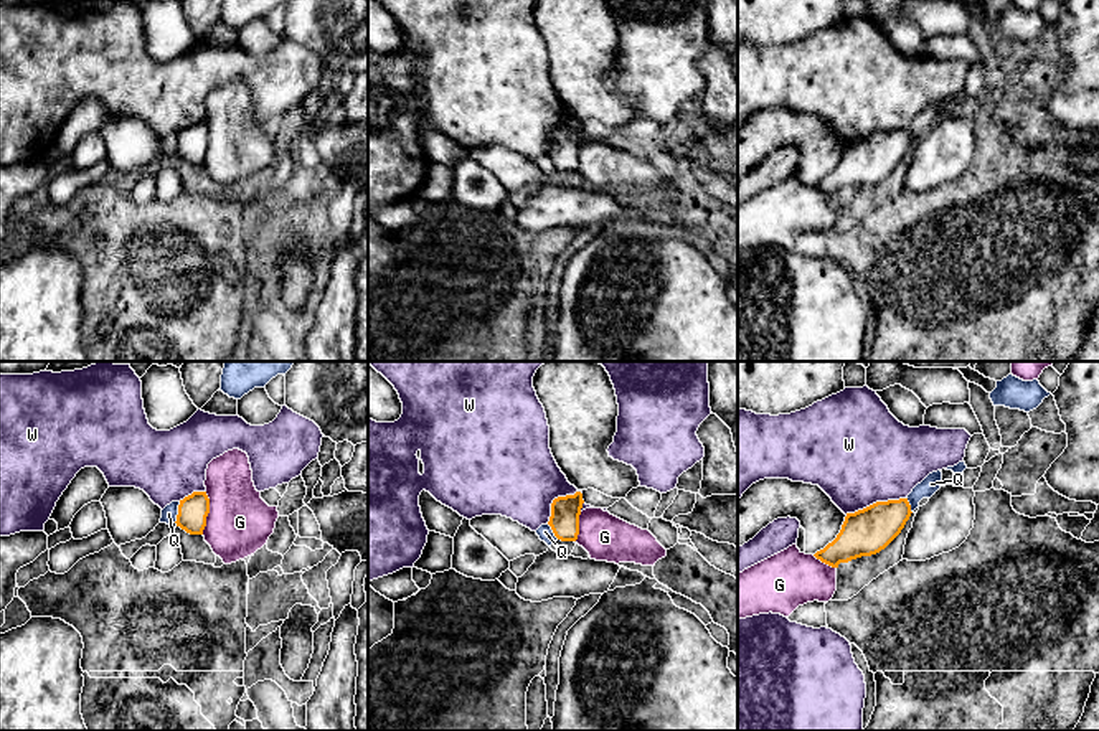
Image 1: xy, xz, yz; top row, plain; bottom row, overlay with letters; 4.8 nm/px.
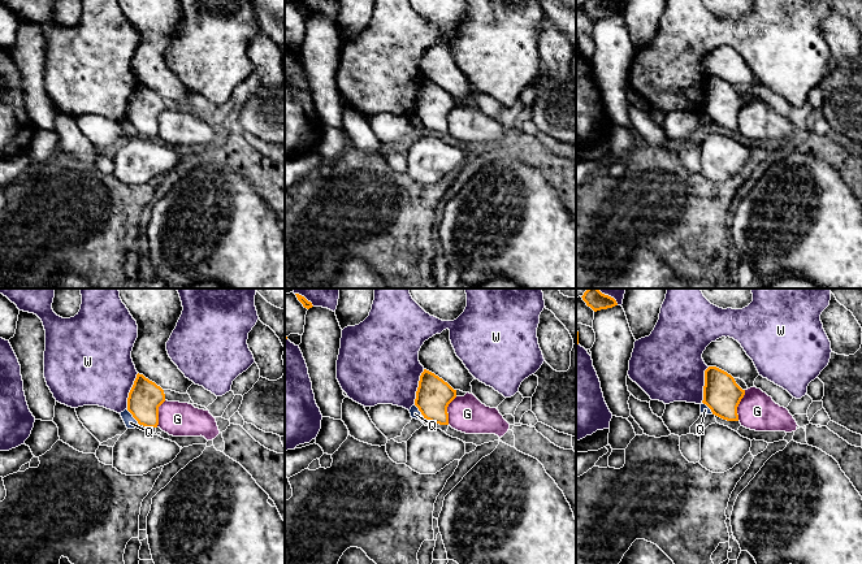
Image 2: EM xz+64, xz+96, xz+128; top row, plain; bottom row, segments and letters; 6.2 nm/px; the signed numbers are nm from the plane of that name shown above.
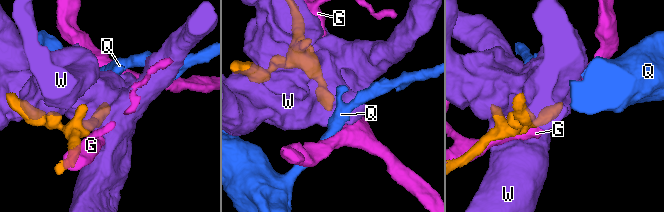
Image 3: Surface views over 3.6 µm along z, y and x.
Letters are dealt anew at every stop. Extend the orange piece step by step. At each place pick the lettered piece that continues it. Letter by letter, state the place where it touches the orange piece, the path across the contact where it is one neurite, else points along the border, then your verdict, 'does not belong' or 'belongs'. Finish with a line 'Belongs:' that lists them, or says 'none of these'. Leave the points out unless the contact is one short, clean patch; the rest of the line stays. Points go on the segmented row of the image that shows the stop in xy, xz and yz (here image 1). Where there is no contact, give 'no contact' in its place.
G: contact xy (208, 512); does not belong
Q: contact xy (179, 512); border xy (180, 502), (174, 522); does not belong
W: contact yz (877, 502); does not belong
Belongs: none of these

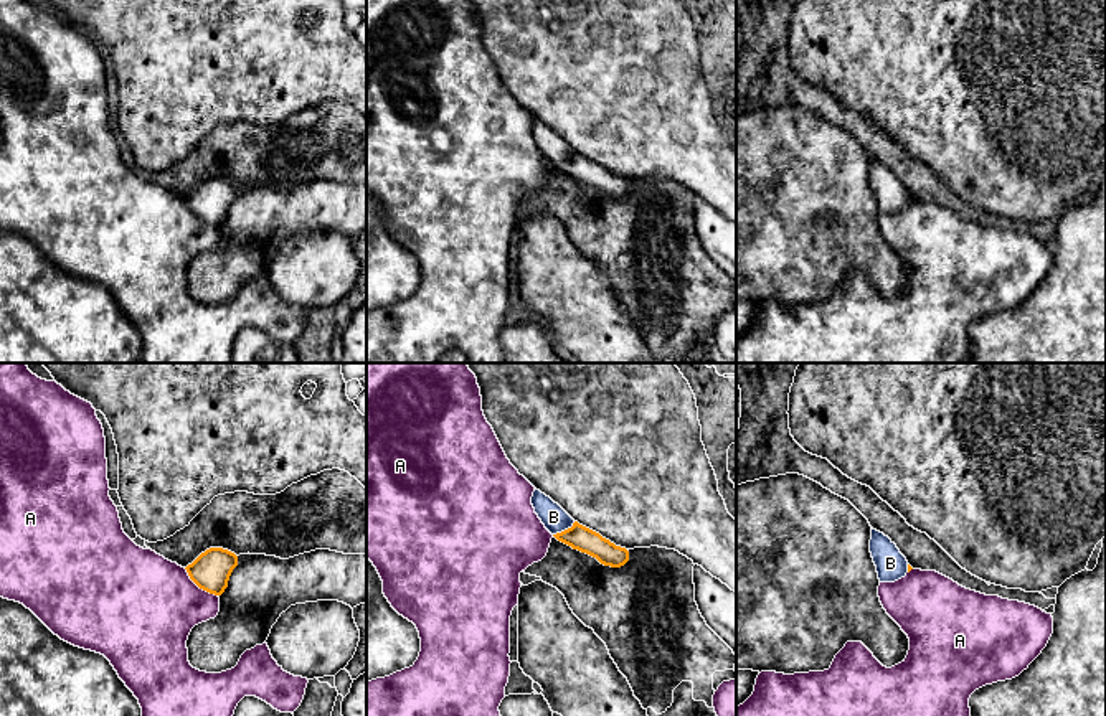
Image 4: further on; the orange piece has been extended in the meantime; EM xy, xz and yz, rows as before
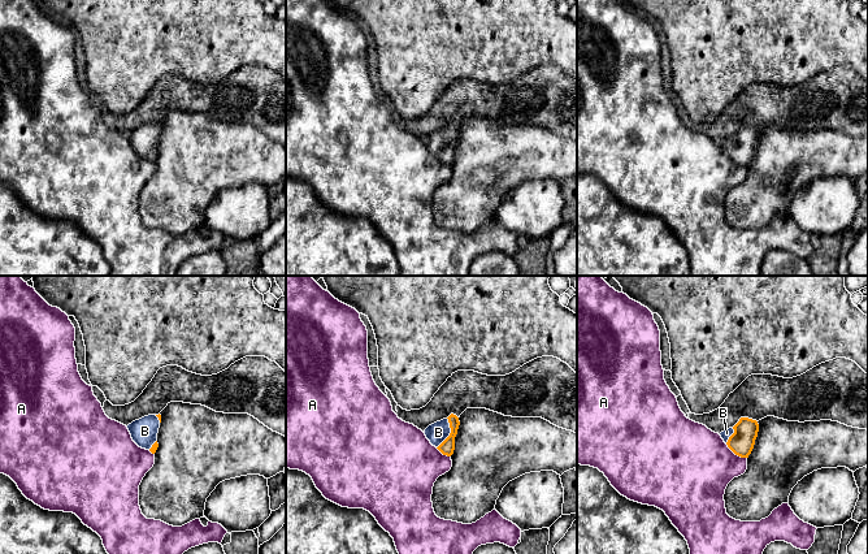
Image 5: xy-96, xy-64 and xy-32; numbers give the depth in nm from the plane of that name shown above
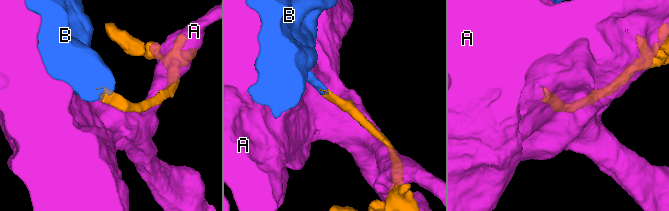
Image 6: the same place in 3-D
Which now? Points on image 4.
A: contact xy (198, 586); does not belong
B: contact xz (565, 530); way xz (578, 536), (565, 530), (553, 517); belongs
Belongs: B

